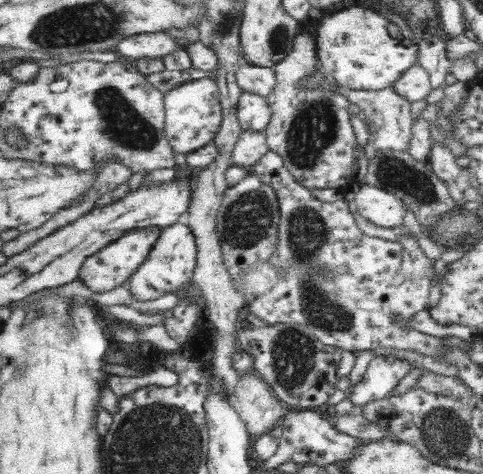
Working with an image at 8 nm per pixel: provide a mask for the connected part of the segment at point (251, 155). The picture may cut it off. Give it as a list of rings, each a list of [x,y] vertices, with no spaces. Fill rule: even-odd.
[[[243,131],[234,148],[233,164],[251,169],[268,152],[270,148],[264,132]]]

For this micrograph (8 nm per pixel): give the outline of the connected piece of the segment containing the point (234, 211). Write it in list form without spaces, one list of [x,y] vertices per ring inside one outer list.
[[[250,171],[238,184],[224,191],[216,223],[224,266],[234,276],[244,265],[266,258],[275,251],[279,224],[276,193]]]

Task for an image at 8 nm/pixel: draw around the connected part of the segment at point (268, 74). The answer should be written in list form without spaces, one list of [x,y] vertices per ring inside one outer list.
[[[243,62],[237,70],[234,78],[244,92],[268,98],[278,84],[278,75],[274,67],[262,67]]]

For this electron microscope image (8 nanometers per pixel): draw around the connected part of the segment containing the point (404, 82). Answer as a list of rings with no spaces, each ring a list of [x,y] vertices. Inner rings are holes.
[[[419,65],[410,68],[404,76],[394,82],[392,88],[397,96],[414,108],[425,104],[435,94],[429,75]]]

